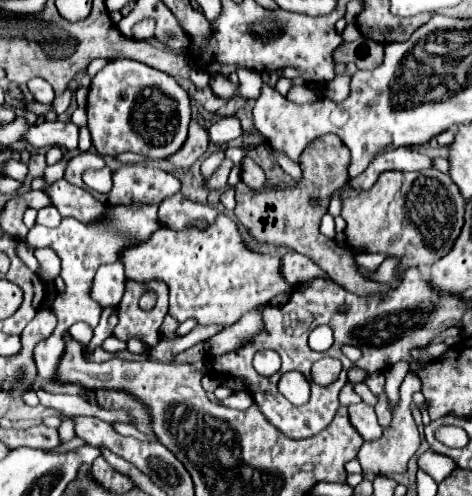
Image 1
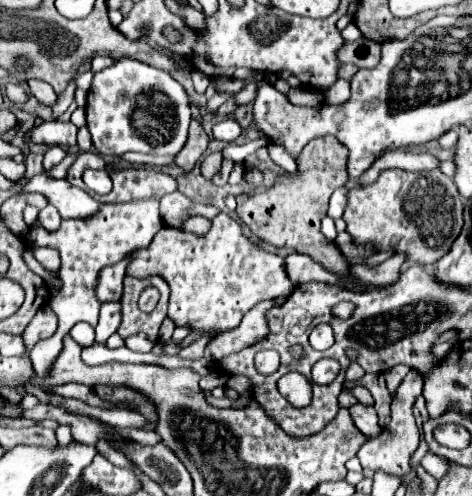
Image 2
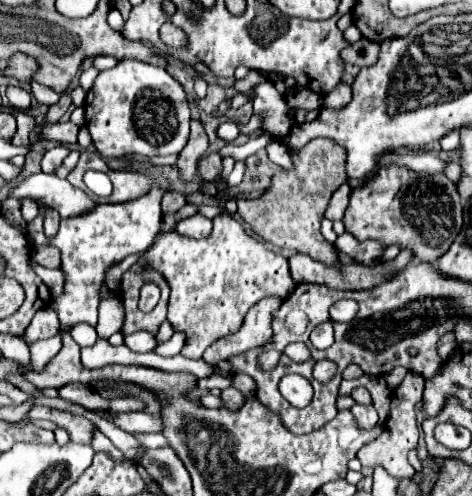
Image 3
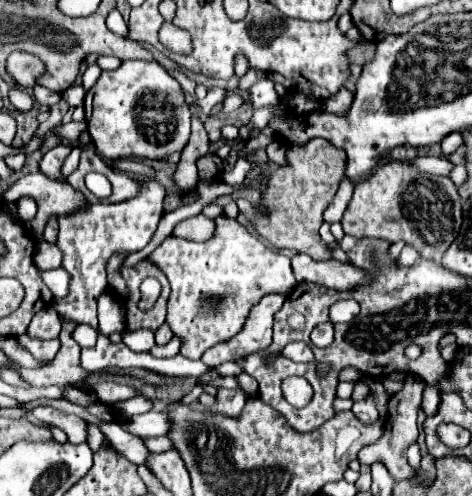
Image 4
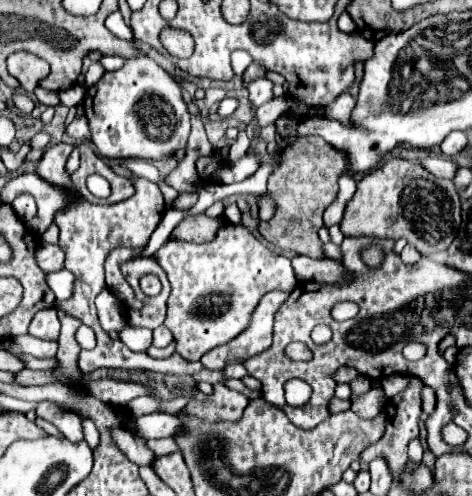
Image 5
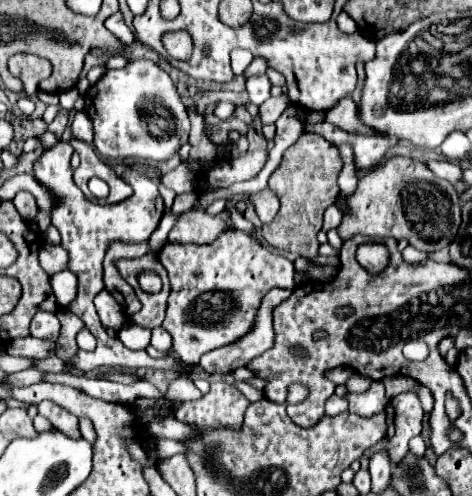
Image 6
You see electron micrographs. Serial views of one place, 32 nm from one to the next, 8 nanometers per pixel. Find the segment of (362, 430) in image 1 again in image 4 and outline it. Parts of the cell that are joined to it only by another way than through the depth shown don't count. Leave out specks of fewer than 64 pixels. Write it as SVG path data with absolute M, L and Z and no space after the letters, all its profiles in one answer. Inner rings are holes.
M368 394L366 400L360 400L360 402L354 402L352 406L352 412L366 424L374 422L378 418L378 410L376 410L376 402L374 402L374 394Z

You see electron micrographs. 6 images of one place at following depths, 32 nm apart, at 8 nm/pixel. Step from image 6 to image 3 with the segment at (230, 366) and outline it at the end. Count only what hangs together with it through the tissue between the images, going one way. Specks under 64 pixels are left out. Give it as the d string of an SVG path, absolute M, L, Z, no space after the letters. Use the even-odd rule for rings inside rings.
M268 296L264 300L260 300L258 304L254 304L250 308L250 312L244 318L242 328L236 334L230 334L226 338L220 338L218 342L214 342L206 352L204 352L204 362L210 366L216 366L222 360L228 360L236 354L244 354L252 348L262 348L268 344L268 340L272 338L272 312L276 308L280 308L282 298L278 296Z

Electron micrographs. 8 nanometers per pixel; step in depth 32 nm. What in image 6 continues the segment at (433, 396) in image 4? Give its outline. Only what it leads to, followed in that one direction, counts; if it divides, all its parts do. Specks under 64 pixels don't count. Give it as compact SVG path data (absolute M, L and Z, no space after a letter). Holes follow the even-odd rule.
M418 385L415 386L413 390L418 394L418 400L420 400L420 404L422 404L424 412L430 412L430 410L432 410L432 406L434 406L434 398L432 398L430 390L422 385L420 388Z

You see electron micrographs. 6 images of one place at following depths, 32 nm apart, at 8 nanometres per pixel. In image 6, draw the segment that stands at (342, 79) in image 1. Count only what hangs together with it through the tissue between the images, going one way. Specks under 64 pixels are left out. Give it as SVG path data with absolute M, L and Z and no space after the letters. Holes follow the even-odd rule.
M350 96L342 98L330 112L326 112L326 120L330 124L336 124L338 128L350 132L350 134L366 134L366 136L378 134L374 128L368 128L366 124L360 122L356 104L354 104L354 100Z

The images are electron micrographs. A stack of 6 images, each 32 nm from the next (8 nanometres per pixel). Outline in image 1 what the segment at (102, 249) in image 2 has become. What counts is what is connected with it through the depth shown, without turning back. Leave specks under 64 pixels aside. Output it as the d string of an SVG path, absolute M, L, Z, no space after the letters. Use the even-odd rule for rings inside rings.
M118 204L118 206L106 206L104 218L100 218L92 224L84 224L84 222L74 220L74 218L62 218L62 224L54 230L39 224L35 224L29 230L26 242L32 248L48 247L54 248L58 252L58 256L62 260L60 278L66 284L66 290L52 300L54 314L58 316L58 326L48 340L36 344L34 354L32 354L38 376L42 380L50 380L52 376L56 376L58 358L65 350L65 341L62 340L62 336L68 330L68 326L72 326L78 320L82 320L90 326L96 326L100 320L102 306L96 300L92 300L92 296L90 296L90 288L92 288L92 280L94 280L96 270L102 264L110 264L110 262L120 260L120 254L124 252L124 248L146 242L148 236L152 236L152 232L156 232L156 228L160 228L158 204L128 204L128 206Z

